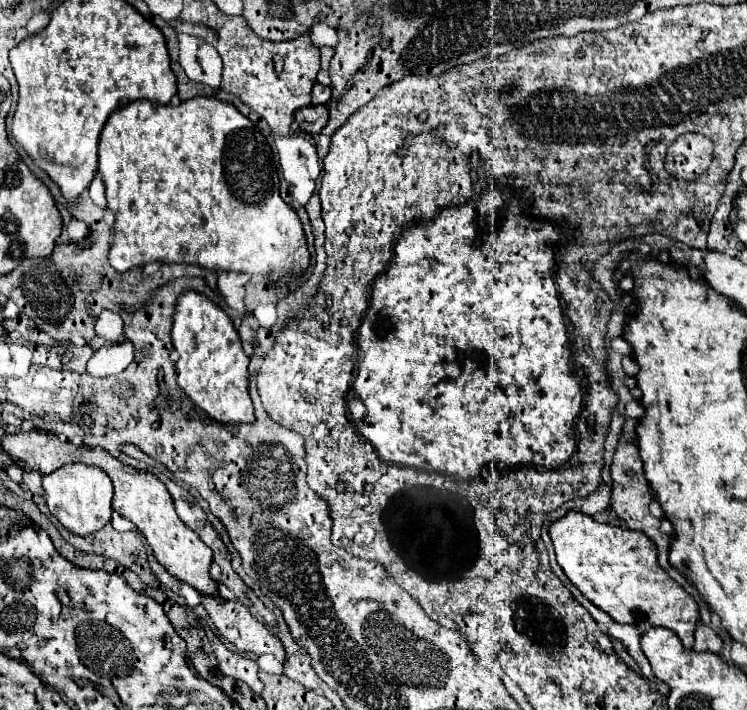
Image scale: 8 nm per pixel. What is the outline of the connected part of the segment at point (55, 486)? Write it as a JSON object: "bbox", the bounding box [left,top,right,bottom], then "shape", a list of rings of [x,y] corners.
{"bbox":[43,464,113,536],"shape":[[[65,464],[59,470],[43,476],[45,502],[49,512],[71,532],[77,536],[89,536],[101,530],[111,520],[111,500],[113,500],[113,484],[109,476],[87,464]]]}

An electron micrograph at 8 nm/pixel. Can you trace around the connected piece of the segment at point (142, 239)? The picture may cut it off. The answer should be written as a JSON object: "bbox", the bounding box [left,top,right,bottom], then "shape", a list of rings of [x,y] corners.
{"bbox":[99,98,311,286],"shape":[[[193,98],[179,106],[129,102],[103,126],[99,174],[105,184],[107,208],[115,216],[109,264],[117,272],[149,262],[197,264],[207,270],[261,276],[277,286],[285,276],[301,278],[309,268],[311,256],[303,226],[295,210],[279,196],[273,152],[261,130],[229,102],[215,98]]]}

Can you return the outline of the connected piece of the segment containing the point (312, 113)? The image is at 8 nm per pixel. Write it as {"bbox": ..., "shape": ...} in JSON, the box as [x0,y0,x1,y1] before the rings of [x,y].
{"bbox":[295,106,327,136],"shape":[[[309,106],[295,112],[295,128],[305,134],[319,136],[327,124],[327,108],[325,106]]]}

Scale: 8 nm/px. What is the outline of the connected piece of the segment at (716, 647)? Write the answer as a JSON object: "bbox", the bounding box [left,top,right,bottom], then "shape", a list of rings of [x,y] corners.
{"bbox":[693,624,723,654],"shape":[[[697,624],[697,628],[695,628],[695,644],[693,644],[695,652],[713,652],[713,654],[719,654],[721,646],[723,646],[721,638],[709,626]]]}

